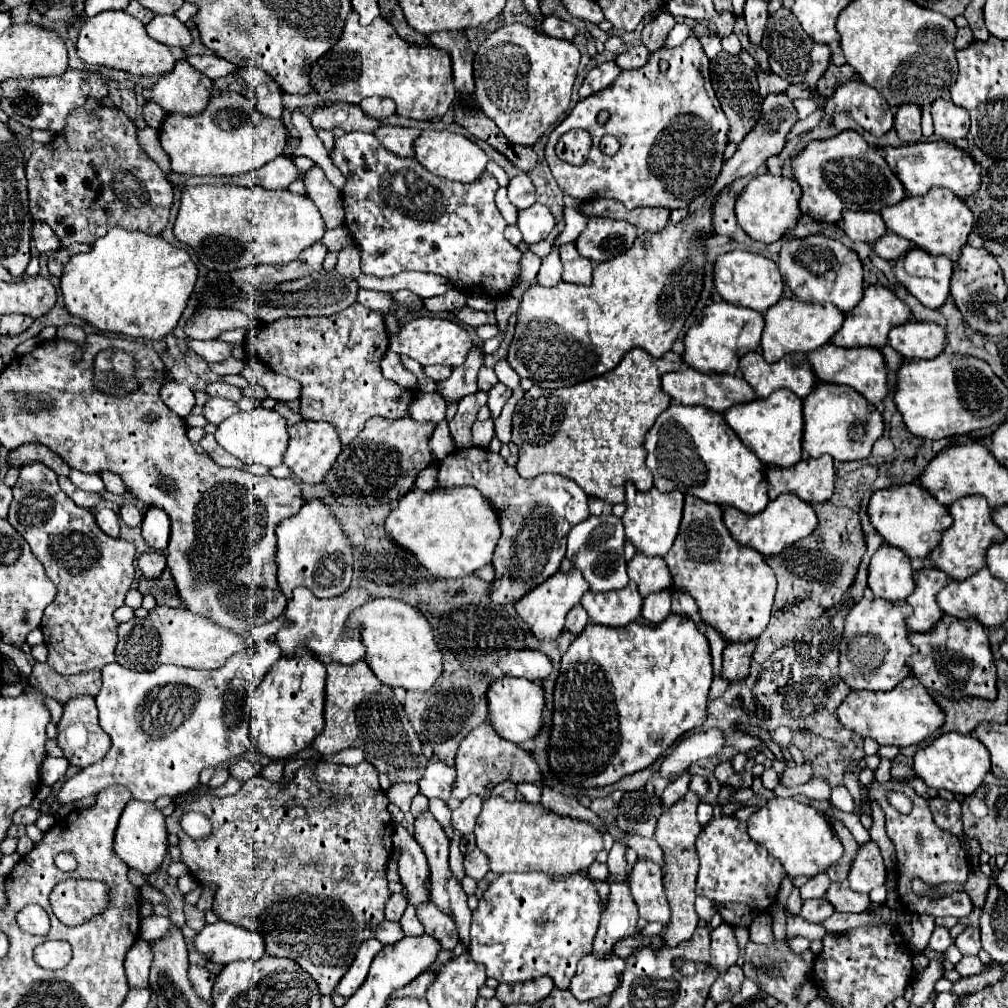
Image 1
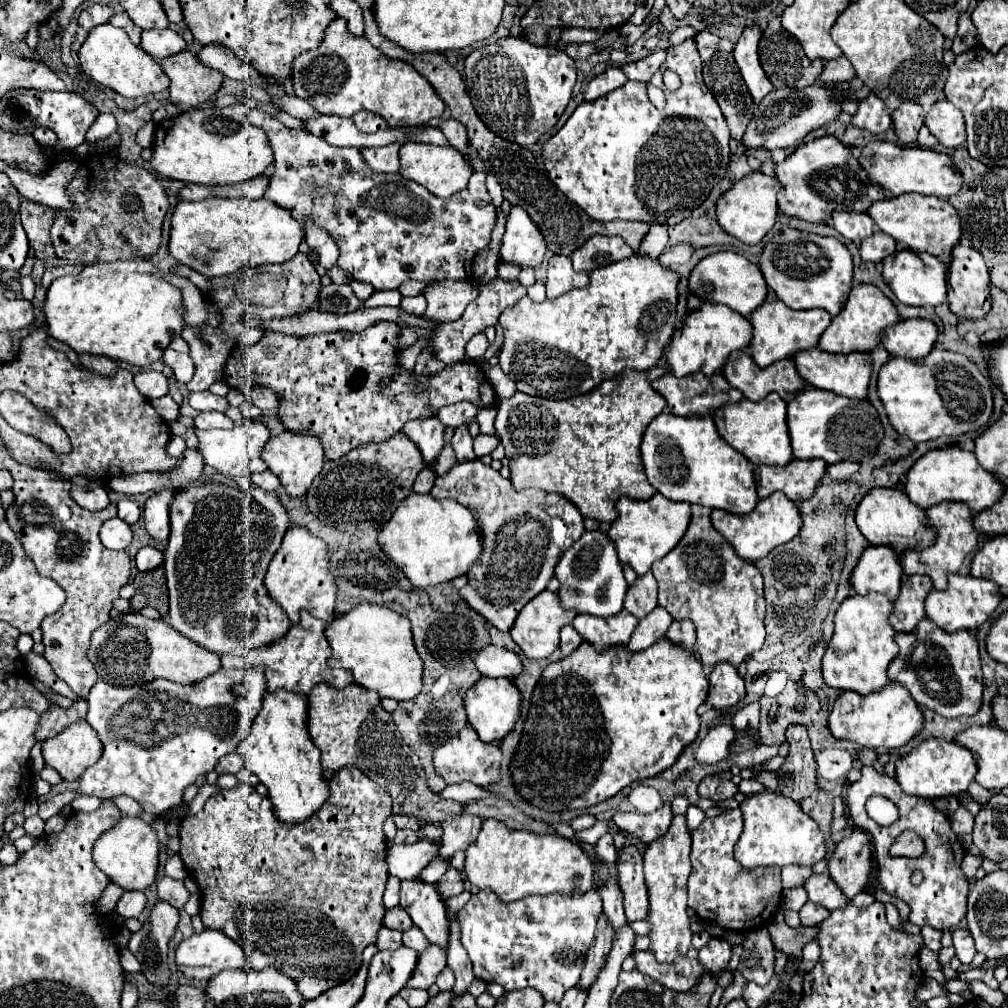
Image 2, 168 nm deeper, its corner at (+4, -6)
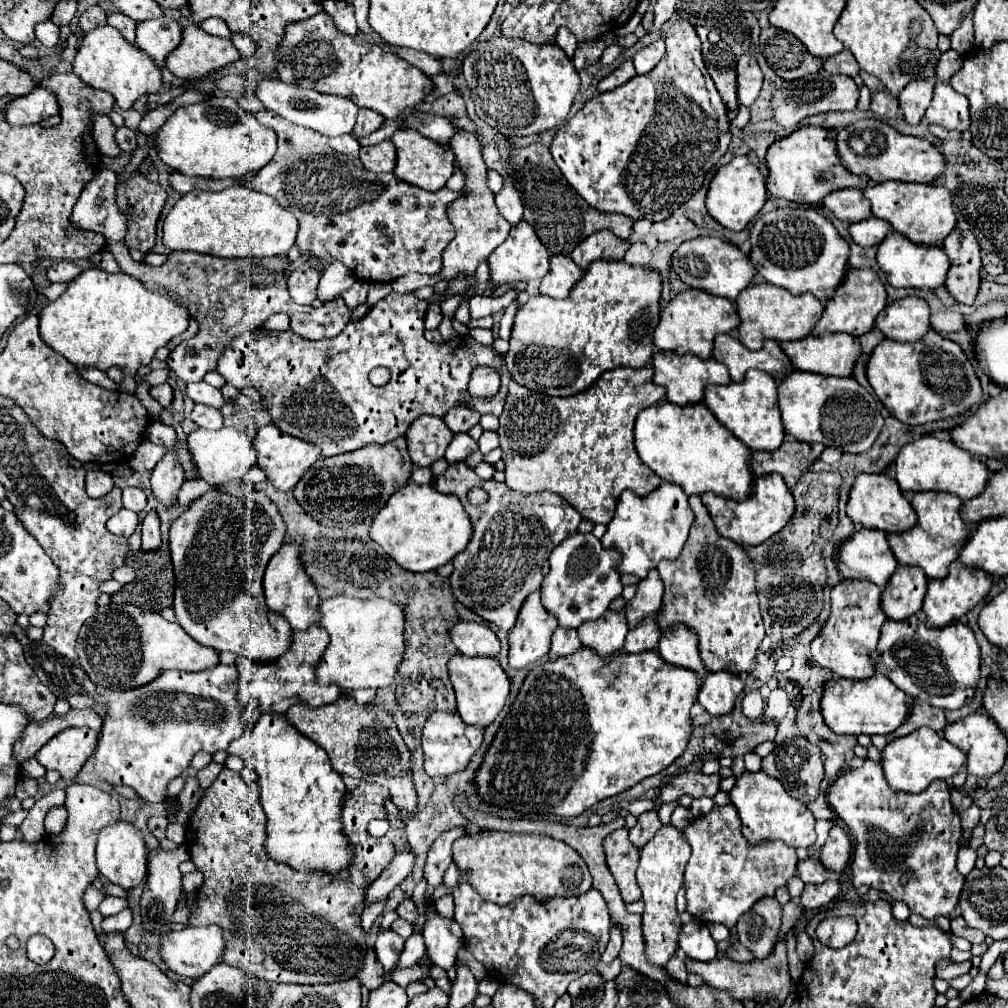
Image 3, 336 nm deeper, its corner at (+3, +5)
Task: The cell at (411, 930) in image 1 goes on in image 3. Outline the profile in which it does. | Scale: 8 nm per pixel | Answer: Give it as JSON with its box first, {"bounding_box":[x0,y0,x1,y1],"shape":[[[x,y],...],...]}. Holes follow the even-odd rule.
{"bounding_box":[396,932,426,970],"shape":[[[414,932],[408,940],[406,940],[406,946],[402,950],[402,956],[398,958],[398,968],[396,970],[402,970],[402,968],[412,968],[414,964],[420,962],[420,958],[426,954],[426,946],[424,946],[424,938],[422,934]]]}

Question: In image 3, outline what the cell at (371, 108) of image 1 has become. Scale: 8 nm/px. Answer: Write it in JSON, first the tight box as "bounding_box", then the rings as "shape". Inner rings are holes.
{"bounding_box":[354,108,382,138],"shape":[[[362,108],[360,112],[358,112],[358,120],[356,120],[356,126],[354,126],[354,136],[356,138],[364,138],[364,136],[368,136],[368,134],[372,134],[374,130],[378,130],[380,128],[380,124],[382,124],[382,116],[378,116],[378,112],[374,112],[374,110],[366,110],[366,108]]]}

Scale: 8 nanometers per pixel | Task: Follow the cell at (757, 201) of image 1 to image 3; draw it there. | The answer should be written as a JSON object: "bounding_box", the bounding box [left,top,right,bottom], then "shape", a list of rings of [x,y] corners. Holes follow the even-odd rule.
{"bounding_box":[706,156,768,230],"shape":[[[734,156],[732,162],[724,164],[718,168],[718,172],[714,174],[708,194],[706,194],[706,208],[710,212],[710,216],[722,224],[724,228],[730,230],[744,230],[746,224],[760,212],[760,208],[764,206],[768,194],[766,194],[766,166],[764,164],[754,164],[750,162],[746,156]]]}

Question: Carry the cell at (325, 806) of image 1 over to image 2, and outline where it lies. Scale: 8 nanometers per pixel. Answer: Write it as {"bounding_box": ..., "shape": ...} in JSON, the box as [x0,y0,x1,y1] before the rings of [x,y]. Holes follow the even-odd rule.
{"bounding_box":[179,767,391,999],"shape":[[[343,767],[341,771],[335,771],[331,779],[327,779],[329,783],[329,801],[325,801],[325,807],[321,807],[321,811],[317,811],[317,815],[311,815],[309,819],[305,819],[305,823],[281,823],[281,819],[277,819],[277,815],[273,815],[273,805],[269,803],[269,797],[261,797],[257,793],[257,789],[239,783],[235,789],[229,791],[221,791],[219,795],[211,797],[203,811],[199,811],[193,817],[187,817],[181,827],[179,827],[179,839],[181,839],[181,849],[179,849],[179,857],[185,863],[187,873],[197,881],[199,889],[201,889],[201,919],[203,925],[207,929],[217,929],[223,931],[225,935],[229,935],[235,943],[239,943],[243,947],[243,951],[247,953],[247,965],[245,969],[251,971],[261,971],[265,967],[275,967],[279,971],[283,971],[285,975],[289,975],[291,979],[295,979],[297,989],[301,991],[303,999],[315,999],[317,995],[329,991],[331,987],[343,983],[345,979],[351,979],[357,969],[361,967],[361,955],[363,949],[371,943],[375,943],[377,939],[377,931],[383,927],[383,915],[385,915],[385,905],[383,905],[383,891],[385,891],[385,883],[387,883],[387,867],[385,867],[385,851],[387,851],[387,839],[383,833],[383,821],[385,817],[391,813],[391,797],[389,793],[379,787],[377,783],[373,783],[371,779],[367,779],[367,775],[361,775],[361,771],[357,771],[357,767]]]}

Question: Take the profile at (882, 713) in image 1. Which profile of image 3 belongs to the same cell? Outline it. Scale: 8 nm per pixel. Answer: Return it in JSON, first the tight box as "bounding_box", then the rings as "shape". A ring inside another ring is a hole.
{"bounding_box":[820,674,912,734],"shape":[[[874,674],[866,680],[846,680],[832,678],[824,682],[820,712],[826,726],[836,734],[892,734],[908,716],[912,698],[898,690],[888,676]]]}

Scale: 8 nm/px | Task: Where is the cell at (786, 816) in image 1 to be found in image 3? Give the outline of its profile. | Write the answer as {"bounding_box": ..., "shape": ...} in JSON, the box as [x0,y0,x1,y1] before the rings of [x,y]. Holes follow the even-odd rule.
{"bounding_box":[730,772,816,848],"shape":[[[744,772],[736,778],[734,788],[730,790],[730,802],[736,806],[738,816],[742,820],[742,834],[750,844],[758,844],[762,840],[782,840],[792,848],[808,848],[816,842],[814,832],[814,816],[812,812],[794,800],[778,780],[766,776],[766,772]]]}

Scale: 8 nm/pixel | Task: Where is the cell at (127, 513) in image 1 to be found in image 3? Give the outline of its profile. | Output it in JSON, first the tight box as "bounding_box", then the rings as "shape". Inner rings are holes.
{"bounding_box":[124,488,146,512],"shape":[[[124,488],[124,508],[132,512],[142,512],[146,508],[146,494],[140,488]]]}

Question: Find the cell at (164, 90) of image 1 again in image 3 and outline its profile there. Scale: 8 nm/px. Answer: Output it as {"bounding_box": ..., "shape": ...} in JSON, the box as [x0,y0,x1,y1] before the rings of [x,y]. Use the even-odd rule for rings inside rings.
{"bounding_box":[166,24,240,80],"shape":[[[190,24],[182,30],[180,46],[166,58],[166,68],[186,80],[208,76],[210,72],[240,58],[238,48],[230,38],[218,38]]]}

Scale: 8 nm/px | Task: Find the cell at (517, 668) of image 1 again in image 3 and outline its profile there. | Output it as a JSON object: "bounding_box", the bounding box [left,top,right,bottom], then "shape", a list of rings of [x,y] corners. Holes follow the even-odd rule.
{"bounding_box":[450,620,500,656],"shape":[[[458,620],[450,628],[450,640],[464,656],[498,656],[500,652],[496,634],[488,626],[476,622]]]}

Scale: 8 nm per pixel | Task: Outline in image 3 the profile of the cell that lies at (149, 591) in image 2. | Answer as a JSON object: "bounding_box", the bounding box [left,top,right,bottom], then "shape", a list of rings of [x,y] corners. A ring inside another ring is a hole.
{"bounding_box":[112,546,174,612],"shape":[[[166,546],[158,548],[158,550],[140,550],[140,552],[128,552],[126,554],[126,564],[132,566],[134,570],[142,570],[142,574],[138,576],[138,580],[126,586],[122,586],[120,592],[112,594],[112,602],[114,604],[138,604],[142,608],[148,608],[152,612],[160,612],[162,608],[172,606],[174,600],[174,568],[172,568],[172,560],[170,560],[170,550]]]}

